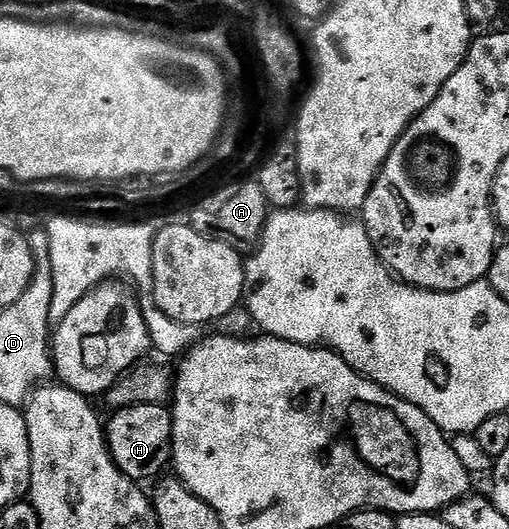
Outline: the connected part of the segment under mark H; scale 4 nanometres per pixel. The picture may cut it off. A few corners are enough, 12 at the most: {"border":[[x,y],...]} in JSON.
{"border":[[163,404],[122,406],[106,419],[115,466],[134,482],[171,462]]}

